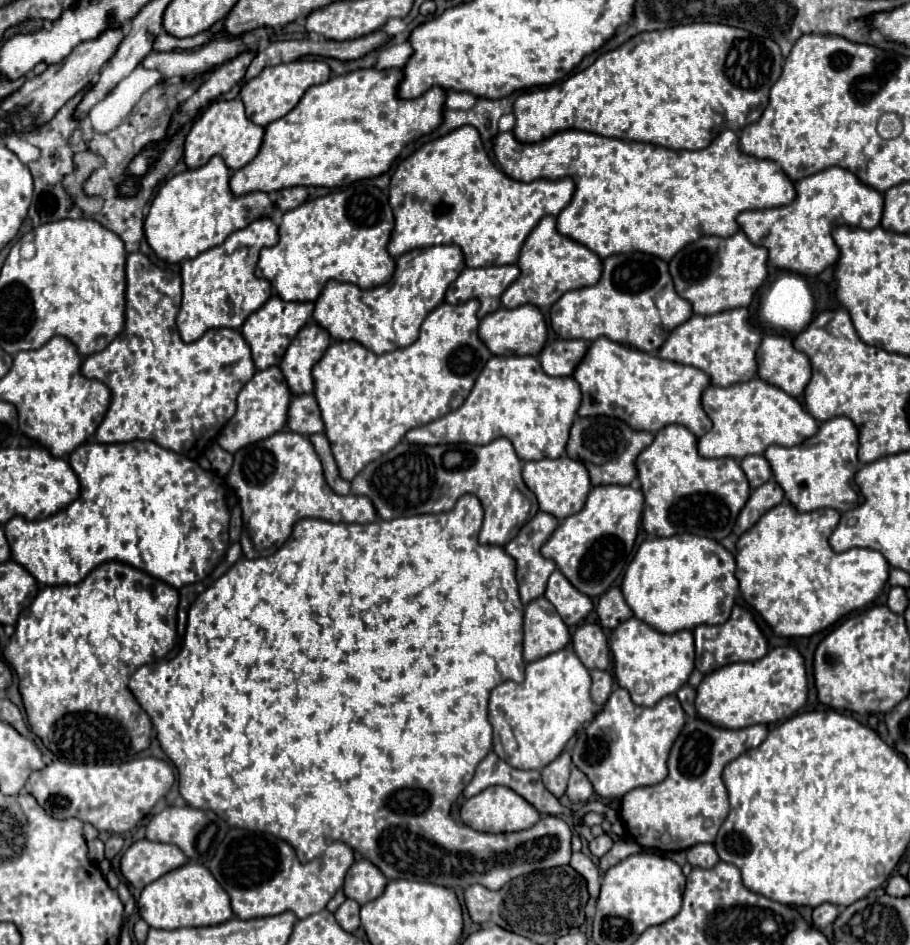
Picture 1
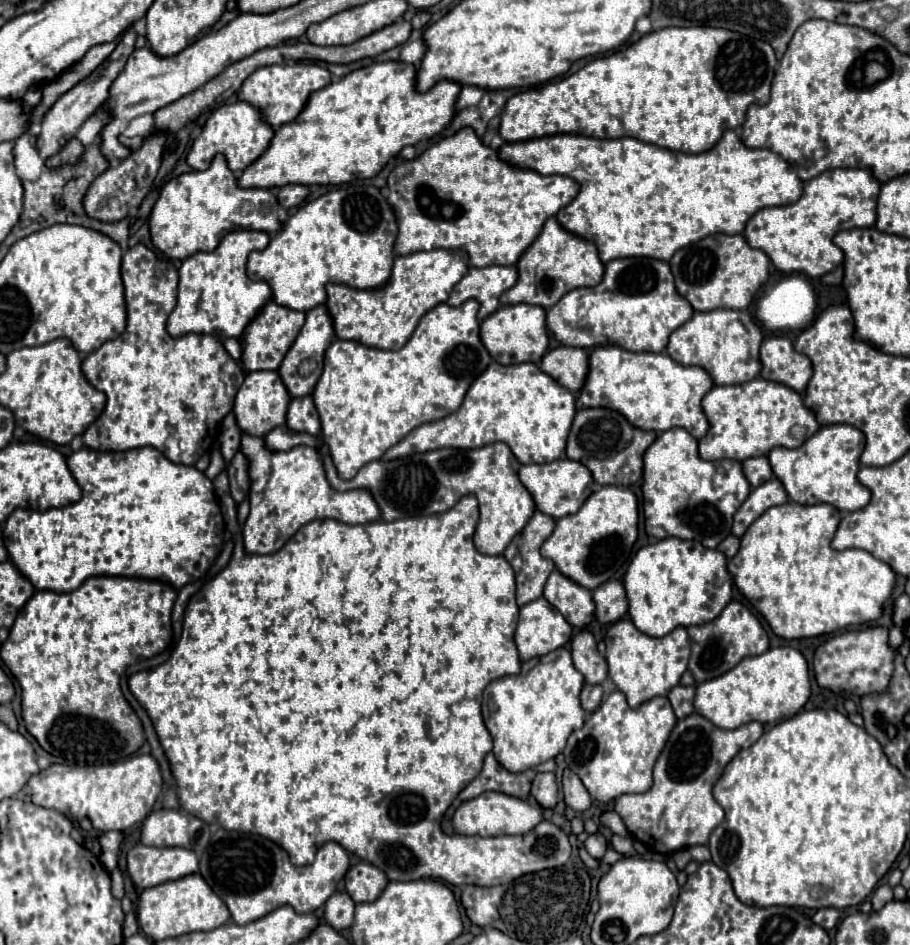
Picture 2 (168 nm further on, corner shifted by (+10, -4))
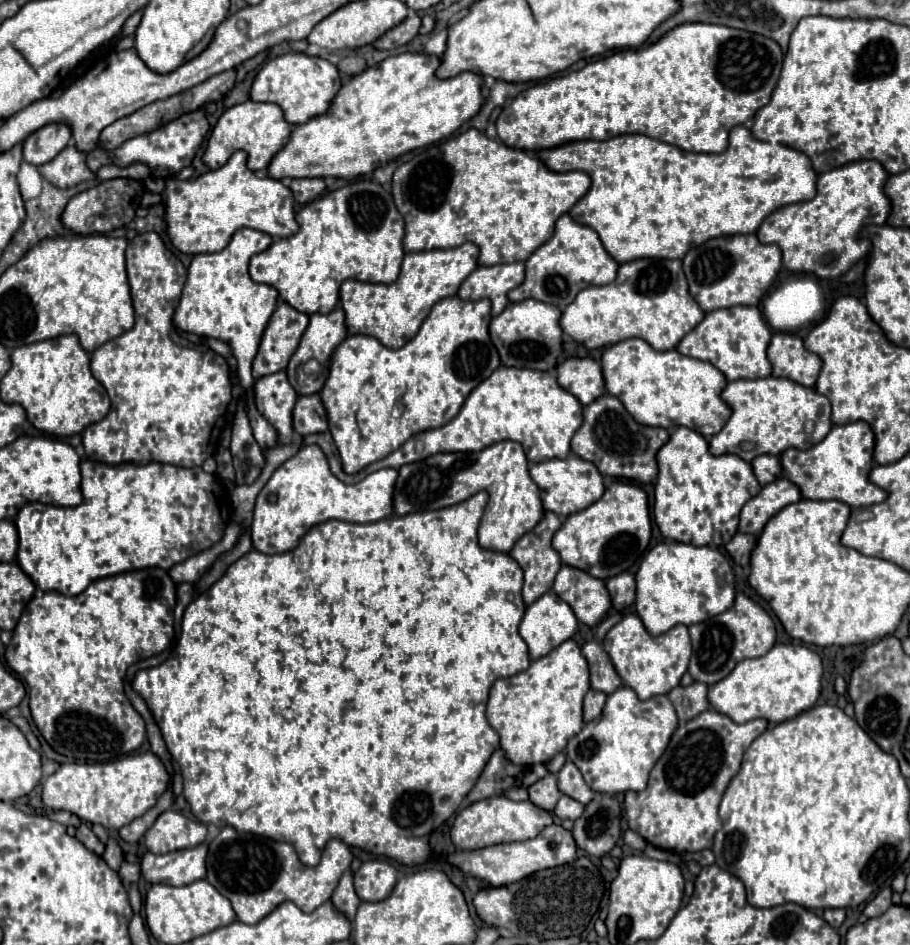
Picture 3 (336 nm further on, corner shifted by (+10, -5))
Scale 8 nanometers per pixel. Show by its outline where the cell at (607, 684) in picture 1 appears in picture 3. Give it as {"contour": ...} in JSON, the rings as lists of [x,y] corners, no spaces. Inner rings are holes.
{"contour":[[[590,689],[584,697],[584,721],[596,719],[600,715],[600,711],[604,709],[604,703],[606,703],[606,693]]]}

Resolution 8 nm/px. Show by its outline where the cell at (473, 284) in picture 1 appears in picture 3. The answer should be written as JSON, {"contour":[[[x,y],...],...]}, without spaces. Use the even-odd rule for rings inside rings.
{"contour":[[[524,263],[478,267],[468,279],[462,281],[458,297],[464,301],[490,299],[492,317],[496,317],[508,305],[506,293],[518,287],[522,281],[524,281]]]}

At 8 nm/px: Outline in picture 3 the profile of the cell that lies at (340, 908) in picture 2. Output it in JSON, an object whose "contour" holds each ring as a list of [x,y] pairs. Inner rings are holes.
{"contour":[[[346,871],[346,873],[342,875],[342,879],[340,879],[336,891],[332,893],[332,903],[334,903],[334,907],[336,907],[340,913],[346,915],[348,921],[354,919],[356,909],[358,909],[358,905],[360,905],[360,899],[358,899],[358,895],[356,895],[356,891],[354,891],[352,873],[350,873],[350,871]]]}

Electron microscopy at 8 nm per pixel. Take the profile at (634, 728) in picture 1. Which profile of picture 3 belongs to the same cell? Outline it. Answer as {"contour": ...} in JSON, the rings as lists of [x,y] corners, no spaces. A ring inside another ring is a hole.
{"contour":[[[620,687],[608,695],[602,715],[588,721],[582,731],[568,741],[566,757],[580,769],[584,781],[596,793],[616,795],[626,791],[644,791],[648,775],[664,753],[676,725],[678,717],[666,695],[640,701],[630,687]]]}

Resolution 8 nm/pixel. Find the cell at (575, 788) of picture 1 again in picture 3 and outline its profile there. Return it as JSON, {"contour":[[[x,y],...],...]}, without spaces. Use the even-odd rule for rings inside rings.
{"contour":[[[566,761],[564,767],[558,771],[558,787],[564,795],[580,801],[582,805],[588,805],[594,799],[594,791],[586,785],[578,767],[572,761]]]}

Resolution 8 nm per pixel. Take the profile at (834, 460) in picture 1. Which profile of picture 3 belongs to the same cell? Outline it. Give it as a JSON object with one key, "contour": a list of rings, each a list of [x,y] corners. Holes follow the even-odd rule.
{"contour":[[[856,421],[848,425],[832,425],[830,433],[818,445],[806,451],[786,449],[780,455],[780,465],[788,479],[800,489],[804,499],[836,499],[856,509],[882,503],[886,499],[886,491],[868,481],[868,471],[872,469],[872,451],[874,433],[870,425]]]}

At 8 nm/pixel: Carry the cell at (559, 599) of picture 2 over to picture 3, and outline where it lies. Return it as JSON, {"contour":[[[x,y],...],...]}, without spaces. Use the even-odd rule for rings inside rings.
{"contour":[[[562,565],[558,571],[552,591],[562,601],[566,601],[572,607],[576,619],[588,627],[598,625],[610,609],[610,595],[604,587],[604,581],[568,565]]]}

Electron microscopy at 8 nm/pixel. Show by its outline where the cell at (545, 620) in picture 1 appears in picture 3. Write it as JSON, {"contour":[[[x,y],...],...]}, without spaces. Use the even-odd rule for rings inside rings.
{"contour":[[[552,591],[528,605],[520,623],[520,637],[528,645],[530,659],[544,657],[560,643],[572,639],[576,631],[574,611]]]}

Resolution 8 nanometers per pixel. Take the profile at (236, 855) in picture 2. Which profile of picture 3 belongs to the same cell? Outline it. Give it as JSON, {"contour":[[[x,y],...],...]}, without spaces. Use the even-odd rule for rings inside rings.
{"contour":[[[224,827],[208,843],[206,881],[212,883],[212,887],[216,887],[232,903],[238,921],[254,925],[284,901],[292,901],[304,913],[312,913],[332,897],[350,863],[352,853],[340,839],[332,839],[324,847],[320,863],[316,867],[308,867],[298,861],[294,847],[288,843],[272,841],[252,833],[238,833],[232,827]]]}

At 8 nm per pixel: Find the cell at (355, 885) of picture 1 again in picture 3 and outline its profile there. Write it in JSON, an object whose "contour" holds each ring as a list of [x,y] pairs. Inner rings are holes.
{"contour":[[[364,861],[354,873],[354,887],[360,901],[386,899],[396,885],[396,869],[386,861]]]}

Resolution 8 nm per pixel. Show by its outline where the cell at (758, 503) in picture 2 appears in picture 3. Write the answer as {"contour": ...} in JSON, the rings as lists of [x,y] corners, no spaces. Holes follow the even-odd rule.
{"contour":[[[780,477],[764,485],[760,493],[742,507],[738,531],[748,533],[748,535],[760,535],[762,527],[772,515],[776,515],[786,505],[800,501],[800,497],[802,497],[800,489],[786,477]]]}

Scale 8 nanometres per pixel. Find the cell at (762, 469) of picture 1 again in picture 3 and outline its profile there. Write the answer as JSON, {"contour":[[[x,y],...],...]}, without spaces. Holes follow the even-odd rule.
{"contour":[[[758,455],[752,461],[752,469],[754,469],[754,475],[760,485],[768,485],[768,483],[776,481],[778,477],[782,477],[780,459],[776,455]]]}

